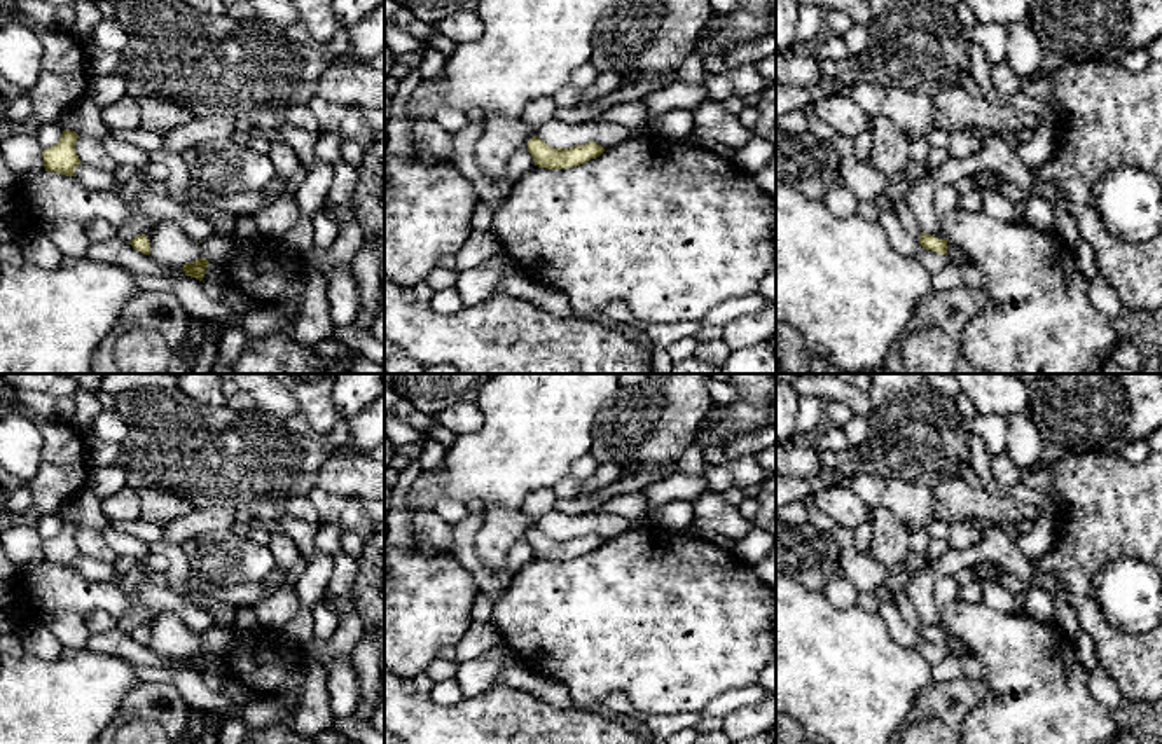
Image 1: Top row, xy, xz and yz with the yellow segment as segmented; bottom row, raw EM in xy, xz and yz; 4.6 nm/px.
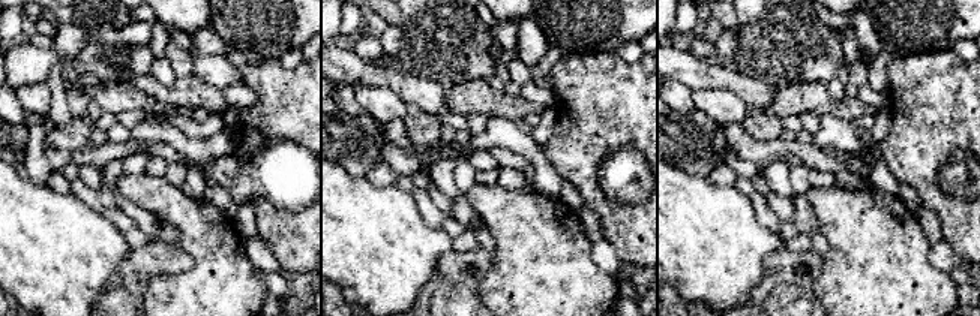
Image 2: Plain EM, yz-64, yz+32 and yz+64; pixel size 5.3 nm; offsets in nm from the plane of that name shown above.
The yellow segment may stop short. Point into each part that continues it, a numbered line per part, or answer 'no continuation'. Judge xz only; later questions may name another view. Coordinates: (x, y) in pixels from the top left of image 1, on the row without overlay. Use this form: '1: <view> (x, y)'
no continuation

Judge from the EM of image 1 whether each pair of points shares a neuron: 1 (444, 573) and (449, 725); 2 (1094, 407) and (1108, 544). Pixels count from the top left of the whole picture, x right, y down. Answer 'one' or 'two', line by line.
1: two
2: two

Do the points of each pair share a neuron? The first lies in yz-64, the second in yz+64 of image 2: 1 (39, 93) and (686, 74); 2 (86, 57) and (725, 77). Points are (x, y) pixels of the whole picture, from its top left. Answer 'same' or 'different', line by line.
1: different
2: different

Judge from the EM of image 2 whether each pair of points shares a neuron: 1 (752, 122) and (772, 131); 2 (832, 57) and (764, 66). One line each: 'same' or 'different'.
1: same
2: same

